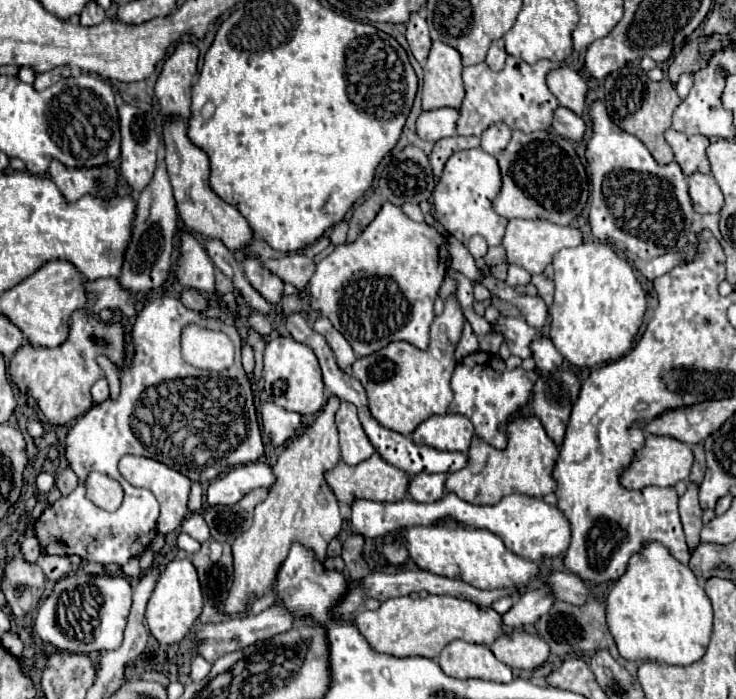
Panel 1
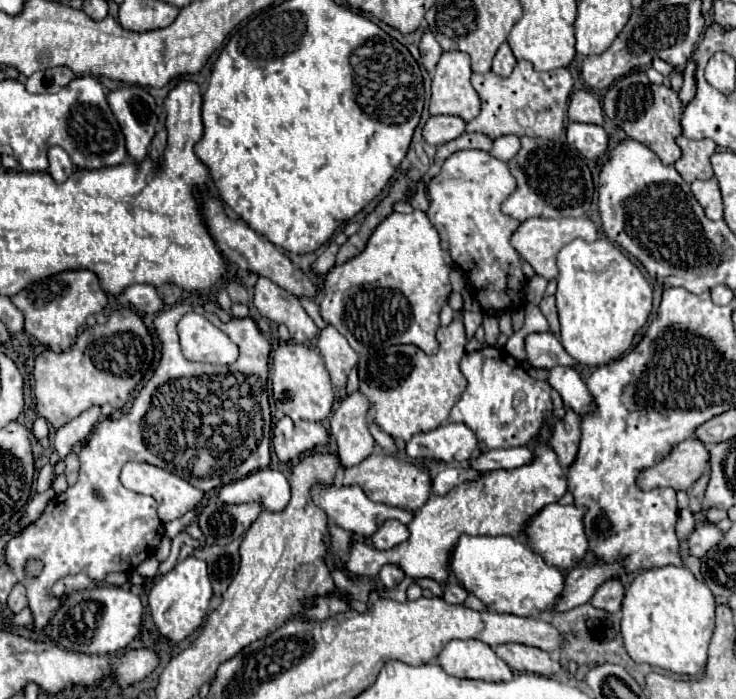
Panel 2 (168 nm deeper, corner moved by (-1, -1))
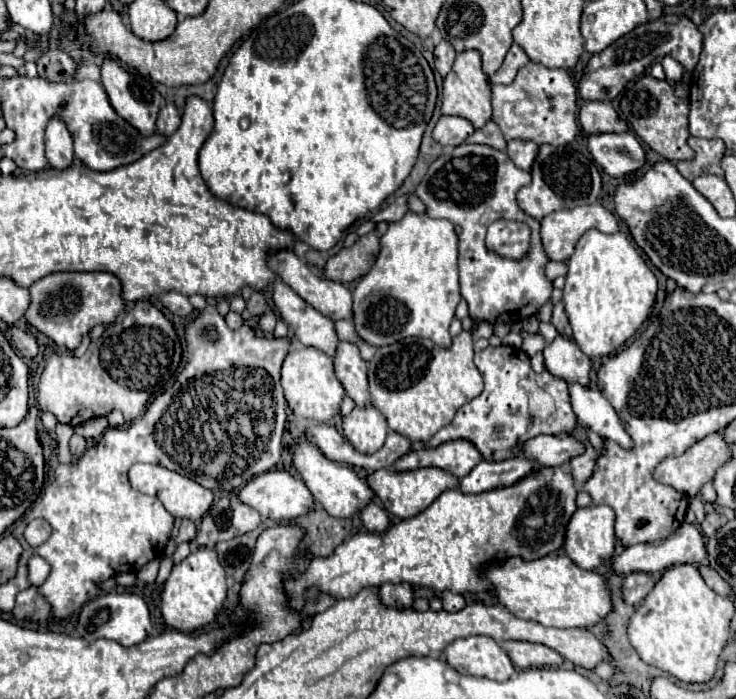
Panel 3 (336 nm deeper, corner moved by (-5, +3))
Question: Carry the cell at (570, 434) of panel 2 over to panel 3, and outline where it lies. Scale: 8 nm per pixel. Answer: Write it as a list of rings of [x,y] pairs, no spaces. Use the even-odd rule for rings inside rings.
[[[584,442],[584,452],[574,456],[568,464],[570,464],[570,470],[572,470],[572,476],[576,480],[576,484],[580,486],[582,482],[586,482],[586,478],[590,478],[590,474],[594,472],[594,462],[598,458],[598,452],[596,448],[590,444],[590,442]]]

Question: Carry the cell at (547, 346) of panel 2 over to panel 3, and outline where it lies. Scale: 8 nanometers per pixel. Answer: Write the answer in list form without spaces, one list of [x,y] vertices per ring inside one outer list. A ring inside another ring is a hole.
[[[556,336],[548,346],[544,348],[544,366],[550,374],[562,380],[588,384],[588,372],[590,372],[590,358],[578,350],[572,338]]]

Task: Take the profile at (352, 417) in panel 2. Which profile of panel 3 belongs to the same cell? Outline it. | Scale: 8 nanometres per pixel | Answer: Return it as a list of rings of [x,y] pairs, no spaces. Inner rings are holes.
[[[366,404],[364,408],[354,406],[354,410],[342,418],[342,432],[356,452],[372,454],[384,444],[388,422],[372,404]]]

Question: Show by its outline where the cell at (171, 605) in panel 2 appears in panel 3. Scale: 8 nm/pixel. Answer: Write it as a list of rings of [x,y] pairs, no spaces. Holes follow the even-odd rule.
[[[198,548],[180,564],[176,564],[172,568],[172,574],[164,582],[160,604],[162,618],[168,626],[180,632],[194,632],[216,618],[224,598],[226,598],[226,572],[222,570],[218,556],[214,554],[214,550]]]

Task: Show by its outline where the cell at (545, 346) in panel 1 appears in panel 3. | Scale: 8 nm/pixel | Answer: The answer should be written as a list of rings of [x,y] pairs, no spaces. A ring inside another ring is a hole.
[[[568,382],[568,390],[576,420],[580,424],[590,426],[596,434],[614,440],[624,448],[632,446],[630,436],[624,432],[616,410],[610,406],[600,390],[594,390],[580,382]]]

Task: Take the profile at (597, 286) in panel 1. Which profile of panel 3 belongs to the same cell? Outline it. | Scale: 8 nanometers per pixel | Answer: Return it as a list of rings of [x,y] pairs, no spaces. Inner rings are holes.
[[[588,230],[576,244],[568,262],[562,304],[566,308],[572,338],[590,358],[602,358],[624,346],[648,318],[656,300],[658,282],[626,234],[602,234]]]

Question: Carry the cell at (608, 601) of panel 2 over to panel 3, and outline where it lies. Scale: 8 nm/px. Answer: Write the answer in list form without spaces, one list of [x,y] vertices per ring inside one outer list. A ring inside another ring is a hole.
[[[634,572],[624,576],[622,582],[622,598],[628,606],[636,606],[642,602],[642,598],[650,592],[650,588],[654,586],[654,580],[648,574],[642,572]]]

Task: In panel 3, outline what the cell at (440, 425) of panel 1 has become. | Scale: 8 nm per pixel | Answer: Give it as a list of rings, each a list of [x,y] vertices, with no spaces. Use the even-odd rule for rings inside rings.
[[[458,438],[458,440],[450,440],[434,448],[410,450],[406,456],[402,456],[396,462],[394,468],[396,470],[414,470],[422,466],[436,466],[460,478],[462,474],[468,474],[478,462],[480,462],[478,448],[470,440]]]

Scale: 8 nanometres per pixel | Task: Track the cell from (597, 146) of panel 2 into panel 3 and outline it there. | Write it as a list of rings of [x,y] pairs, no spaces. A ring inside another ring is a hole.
[[[602,132],[588,136],[592,158],[614,178],[630,178],[644,166],[644,150],[630,132]]]

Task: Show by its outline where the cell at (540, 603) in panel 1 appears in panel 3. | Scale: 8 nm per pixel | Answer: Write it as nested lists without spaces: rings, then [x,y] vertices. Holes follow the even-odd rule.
[[[684,522],[674,534],[670,534],[666,540],[658,542],[646,542],[646,544],[634,544],[626,546],[618,556],[612,558],[612,572],[614,574],[630,574],[630,572],[646,572],[646,574],[660,574],[670,566],[676,564],[692,564],[698,566],[706,560],[706,542],[704,534],[700,532],[698,526]]]

